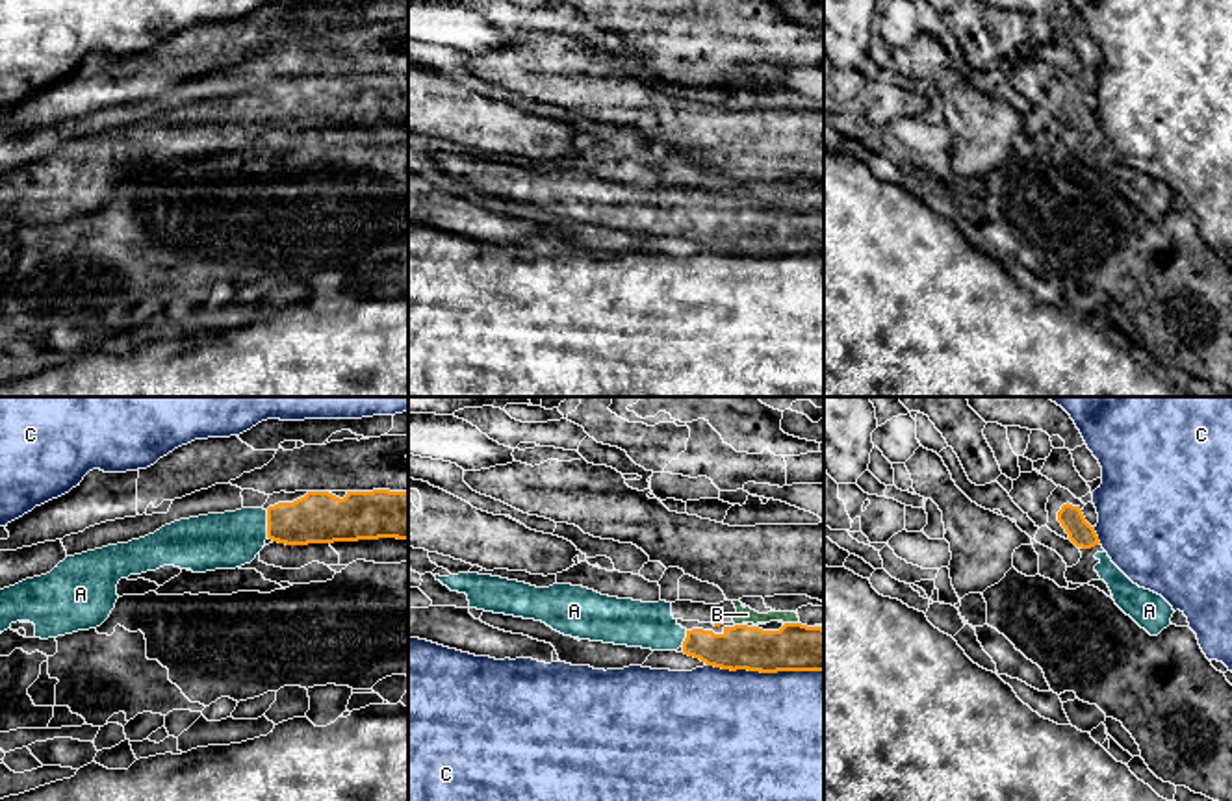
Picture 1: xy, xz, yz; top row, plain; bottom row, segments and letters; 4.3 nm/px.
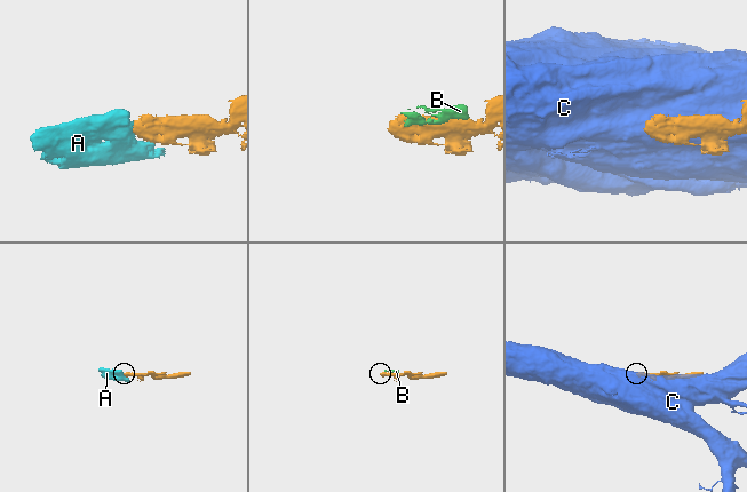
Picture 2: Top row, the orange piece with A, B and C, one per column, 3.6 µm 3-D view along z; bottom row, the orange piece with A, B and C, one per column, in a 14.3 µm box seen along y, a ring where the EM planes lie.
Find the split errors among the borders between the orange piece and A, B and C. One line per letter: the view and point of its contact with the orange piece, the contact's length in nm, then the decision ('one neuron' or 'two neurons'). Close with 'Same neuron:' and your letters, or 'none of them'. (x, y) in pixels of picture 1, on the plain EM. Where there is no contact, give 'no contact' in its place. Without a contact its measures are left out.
A: xy (268, 108) | 120 nm | one neuron
B: xz (793, 208) | 60 nm | one neuron
C: xz (765, 256) | 500 nm | two neurons
Same neuron: A, B

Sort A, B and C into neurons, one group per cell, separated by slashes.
A B / C

